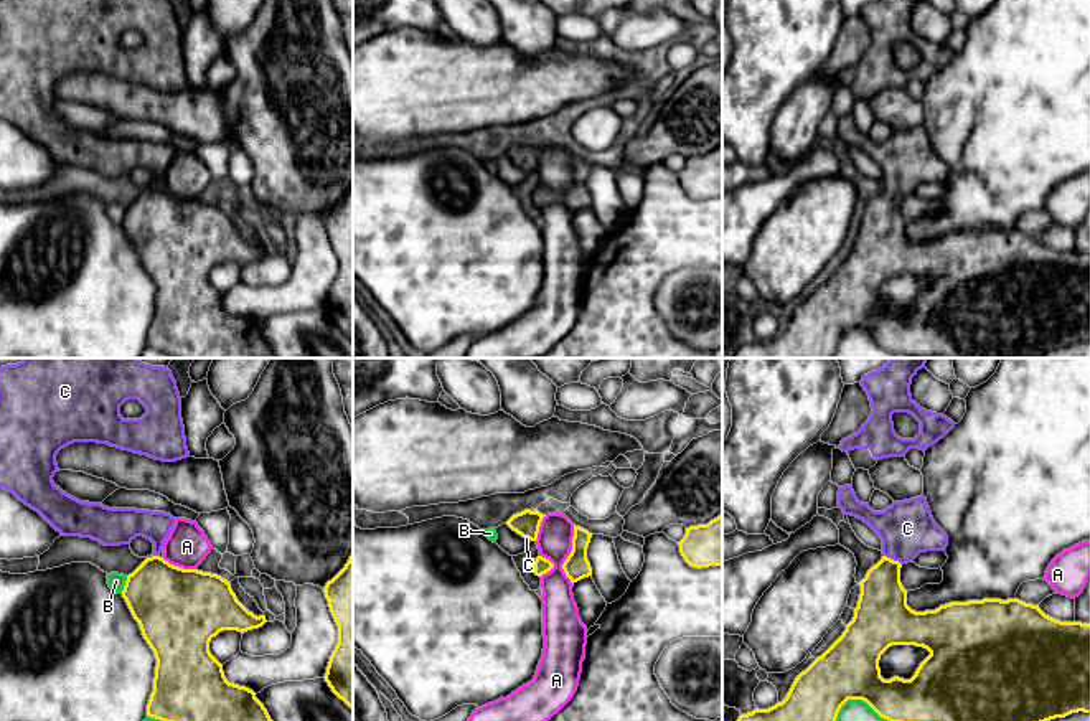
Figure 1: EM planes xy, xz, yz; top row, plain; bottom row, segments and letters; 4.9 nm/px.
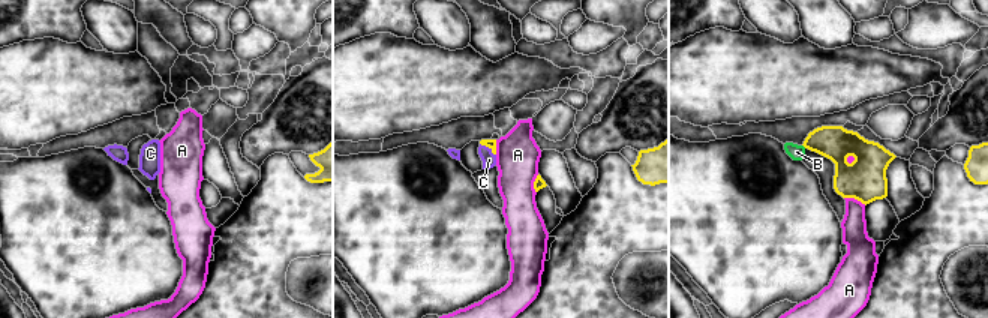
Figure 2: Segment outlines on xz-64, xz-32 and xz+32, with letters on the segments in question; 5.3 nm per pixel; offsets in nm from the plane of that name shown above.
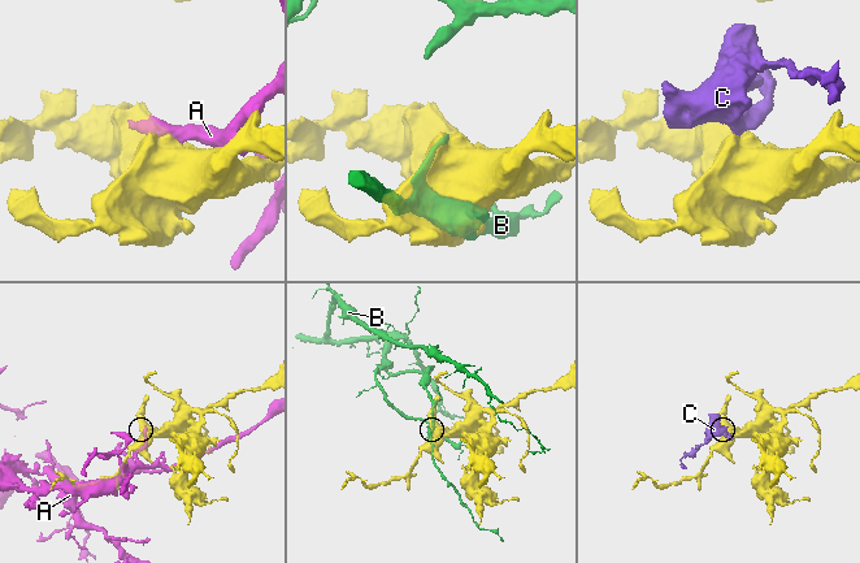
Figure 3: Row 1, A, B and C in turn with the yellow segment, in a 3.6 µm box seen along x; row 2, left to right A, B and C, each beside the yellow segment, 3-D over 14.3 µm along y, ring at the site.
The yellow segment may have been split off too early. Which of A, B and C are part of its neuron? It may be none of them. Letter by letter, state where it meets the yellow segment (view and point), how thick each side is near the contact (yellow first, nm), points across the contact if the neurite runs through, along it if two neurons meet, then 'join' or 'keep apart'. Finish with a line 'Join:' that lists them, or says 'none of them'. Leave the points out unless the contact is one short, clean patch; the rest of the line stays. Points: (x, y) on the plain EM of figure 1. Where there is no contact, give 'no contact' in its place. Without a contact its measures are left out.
A: contact xz (569, 185); calibres 120 and 180 nm; keep apart
B: contact yz (879, 345); calibres 280 and 220 nm; keep apart
C: contact yz (892, 190); calibres 240 and 280 nm; way yz (883, 240), (883, 210), (892, 190), (907, 159); join
Join: C

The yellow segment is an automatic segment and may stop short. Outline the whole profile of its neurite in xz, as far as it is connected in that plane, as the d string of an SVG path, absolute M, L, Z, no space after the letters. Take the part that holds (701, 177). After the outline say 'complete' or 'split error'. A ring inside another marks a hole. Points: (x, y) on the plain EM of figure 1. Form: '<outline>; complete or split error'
M722 144L707 155L686 158L678 175L681 186L693 198L722 196Z; complete

